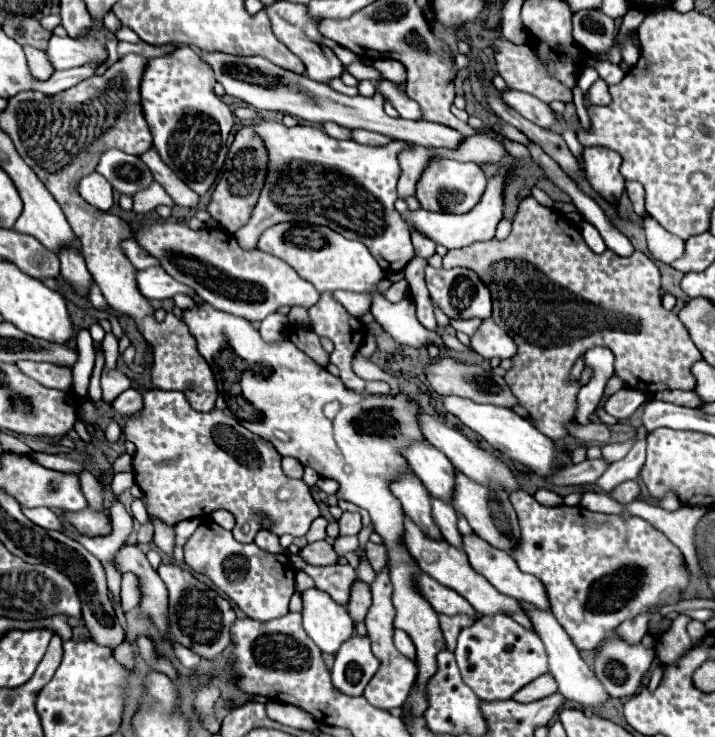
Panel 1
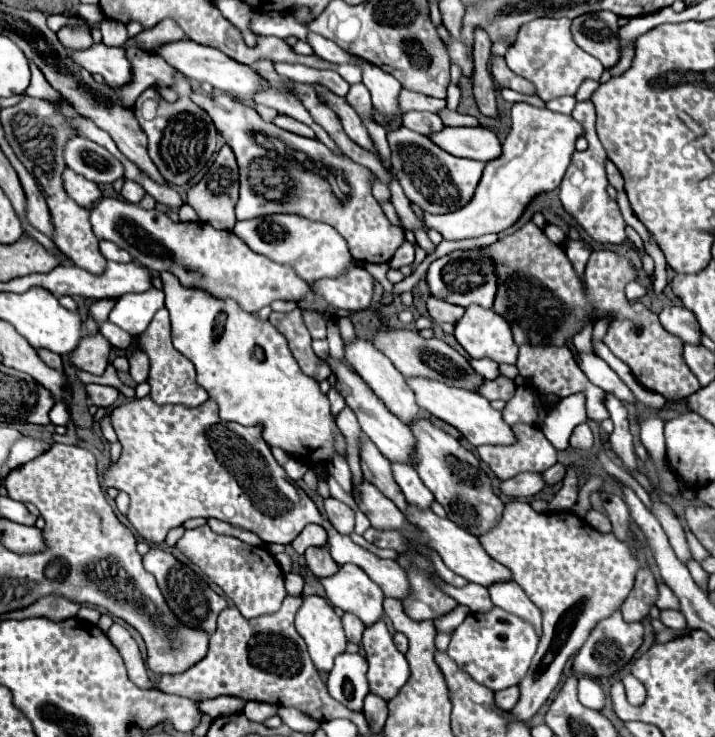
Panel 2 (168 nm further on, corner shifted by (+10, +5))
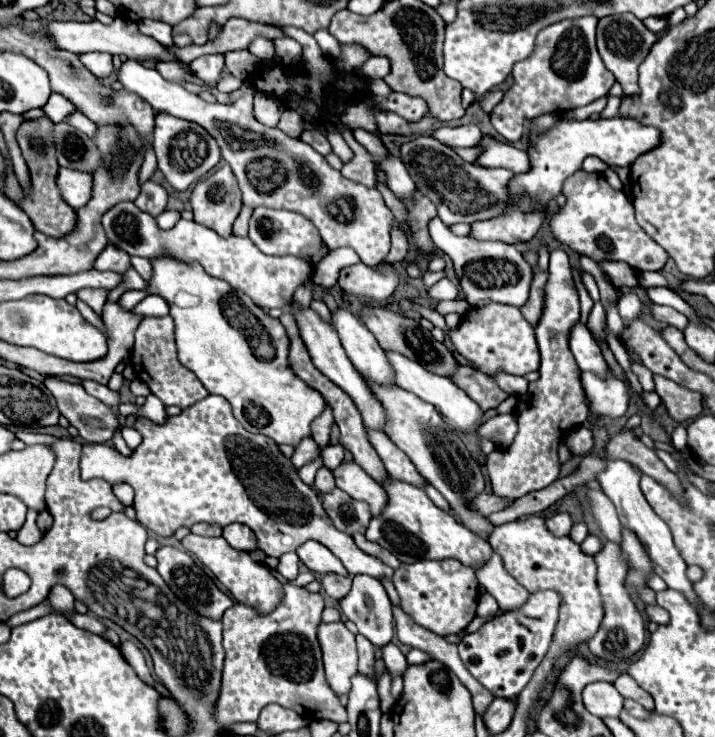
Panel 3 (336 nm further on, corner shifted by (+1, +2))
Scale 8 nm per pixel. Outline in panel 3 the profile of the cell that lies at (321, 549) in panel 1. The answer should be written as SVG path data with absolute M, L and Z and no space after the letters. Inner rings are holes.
M327 574L327 576L323 576L321 584L323 584L325 592L335 600L341 600L351 590L351 578L349 576L345 578L345 576L337 576L337 574Z

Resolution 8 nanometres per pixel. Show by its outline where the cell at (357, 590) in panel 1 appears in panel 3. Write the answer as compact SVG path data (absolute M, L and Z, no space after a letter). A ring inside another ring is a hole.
M357 634L357 648L359 648L359 674L377 682L377 678L375 678L375 646L365 636Z

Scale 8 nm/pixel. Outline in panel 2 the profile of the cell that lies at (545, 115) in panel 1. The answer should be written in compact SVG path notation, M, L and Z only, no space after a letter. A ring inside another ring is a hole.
M514 103L512 131L502 145L502 157L486 163L478 189L470 199L470 205L464 205L462 209L444 215L424 213L424 225L428 229L436 229L446 241L470 239L508 229L522 215L524 207L534 195L552 191L560 185L574 153L574 143L582 133L584 131L580 123L576 123L572 115L538 109L528 103Z

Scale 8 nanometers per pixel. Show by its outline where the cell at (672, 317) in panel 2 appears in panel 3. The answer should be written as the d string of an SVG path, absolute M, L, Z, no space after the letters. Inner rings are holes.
M653 304L651 306L651 314L653 314L655 320L665 322L669 326L675 326L679 330L683 330L685 324L687 324L687 316L681 314L681 312L677 312L675 308L669 308L669 306L657 306L657 304Z

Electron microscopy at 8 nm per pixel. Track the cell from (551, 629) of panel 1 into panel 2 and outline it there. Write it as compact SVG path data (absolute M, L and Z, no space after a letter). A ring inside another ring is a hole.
M514 581L496 583L488 591L496 607L524 617L524 621L528 621L538 635L542 633L542 615L538 613L538 607L526 597L526 593L522 593L522 589L518 589L518 585L514 585Z

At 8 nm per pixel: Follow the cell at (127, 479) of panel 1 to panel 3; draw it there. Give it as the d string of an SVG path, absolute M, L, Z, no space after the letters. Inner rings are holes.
M131 426L131 428L123 428L123 430L121 430L121 436L125 438L125 442L127 442L127 446L129 446L131 450L135 450L137 442L141 442L141 438L143 438L143 436L137 432L137 428L133 428L133 426Z

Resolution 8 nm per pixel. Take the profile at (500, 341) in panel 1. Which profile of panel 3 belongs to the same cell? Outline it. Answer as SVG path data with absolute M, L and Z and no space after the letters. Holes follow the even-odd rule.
M407 299L399 304L401 312L411 308L419 310L423 318L431 320L433 326L441 328L445 336L451 340L451 344L455 346L455 350L483 374L491 376L491 374L505 372L513 376L525 376L529 372L539 370L539 346L535 340L535 328L523 318L517 306L487 304L481 308L469 308L469 312L461 318L461 324L455 330L451 330L445 324L445 318L433 308L423 308Z

